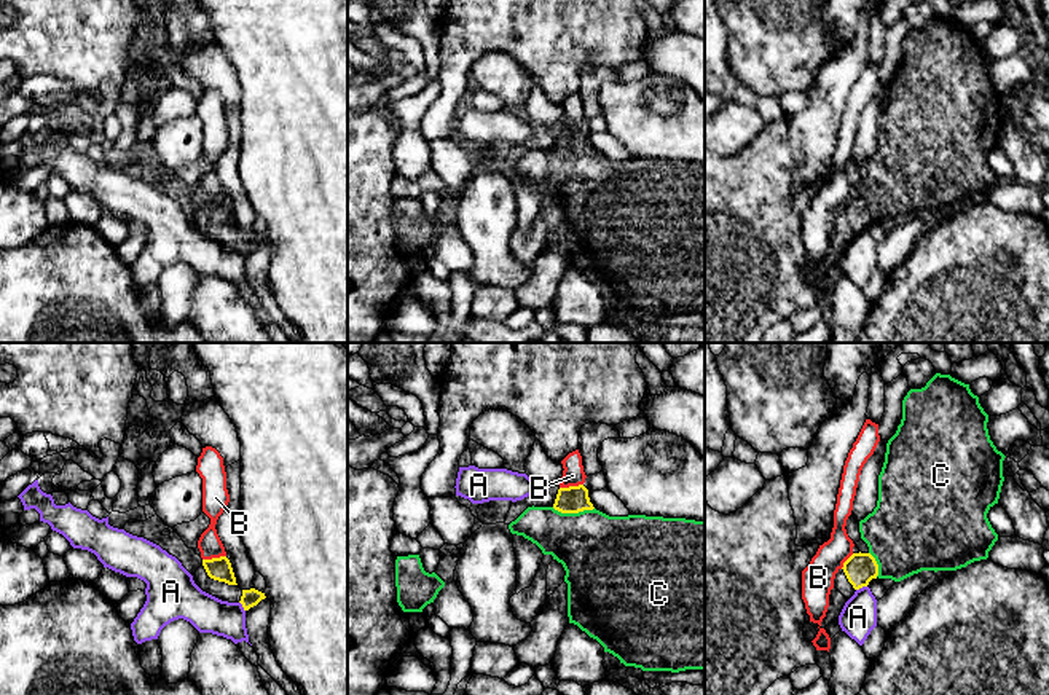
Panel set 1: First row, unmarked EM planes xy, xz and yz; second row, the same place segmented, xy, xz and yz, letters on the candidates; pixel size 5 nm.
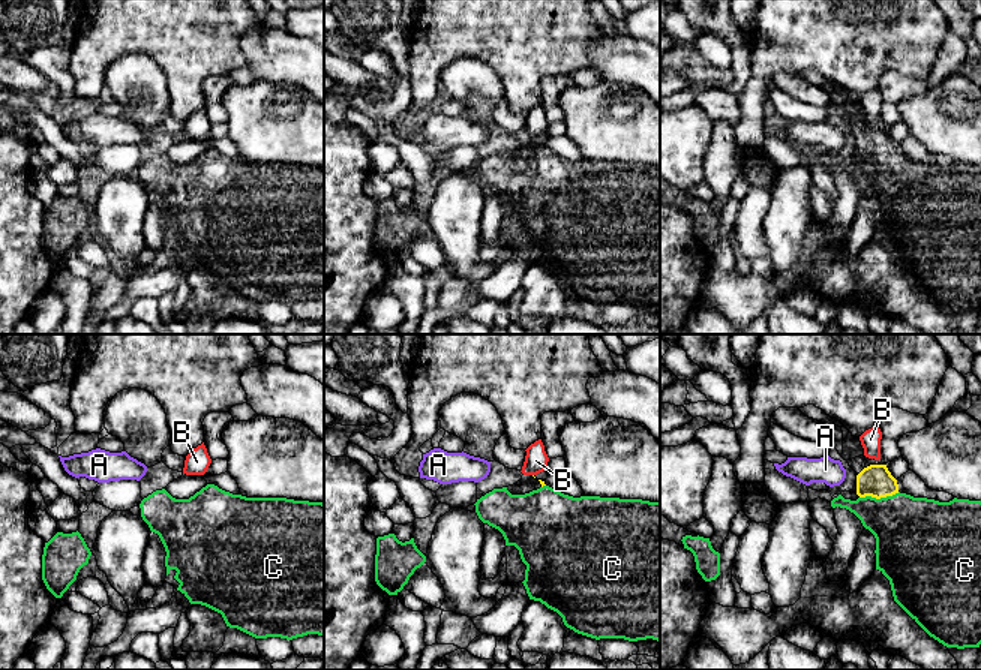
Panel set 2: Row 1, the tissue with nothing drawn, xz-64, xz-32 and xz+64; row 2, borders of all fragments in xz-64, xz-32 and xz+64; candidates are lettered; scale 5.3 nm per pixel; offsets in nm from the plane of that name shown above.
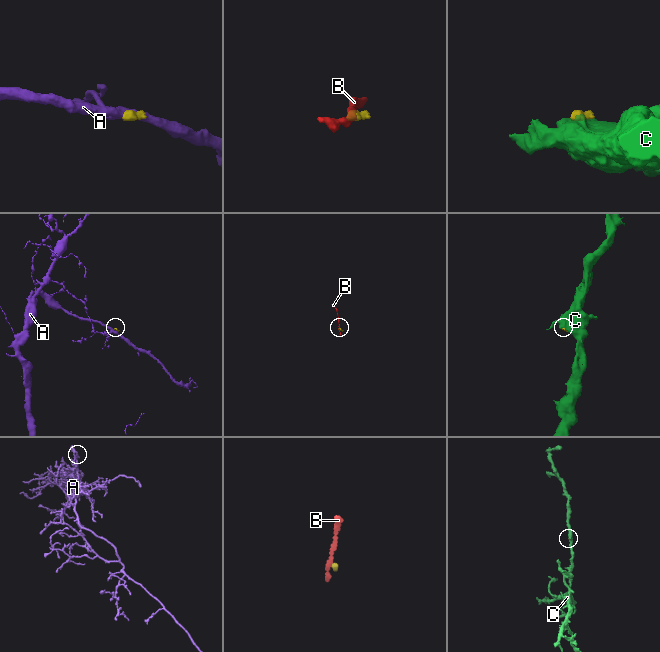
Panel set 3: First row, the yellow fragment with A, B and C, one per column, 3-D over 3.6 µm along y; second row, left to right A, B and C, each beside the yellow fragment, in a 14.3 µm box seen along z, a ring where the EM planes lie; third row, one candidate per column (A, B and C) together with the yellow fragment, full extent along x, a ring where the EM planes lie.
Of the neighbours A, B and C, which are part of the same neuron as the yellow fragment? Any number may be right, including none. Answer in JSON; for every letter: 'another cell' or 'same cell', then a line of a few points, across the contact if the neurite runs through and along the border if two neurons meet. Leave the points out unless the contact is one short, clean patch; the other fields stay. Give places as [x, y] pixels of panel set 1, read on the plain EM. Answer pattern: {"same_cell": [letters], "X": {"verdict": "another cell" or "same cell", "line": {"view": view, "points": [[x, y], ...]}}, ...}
{"same_cell": ["C"], "A": {"verdict": "another cell", "line": {"view": "yz", "points": [[866, 228], [856, 233]]}}, "B": {"verdict": "another cell", "line": {"view": "xy", "points": [[225, 198], [203, 203]]}}, "C": {"verdict": "same cell", "line": {"view": "xz", "points": [[573, 142], [573, 155], [573, 169], [600, 196]]}}}

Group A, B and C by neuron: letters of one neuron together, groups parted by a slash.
A / B / C

